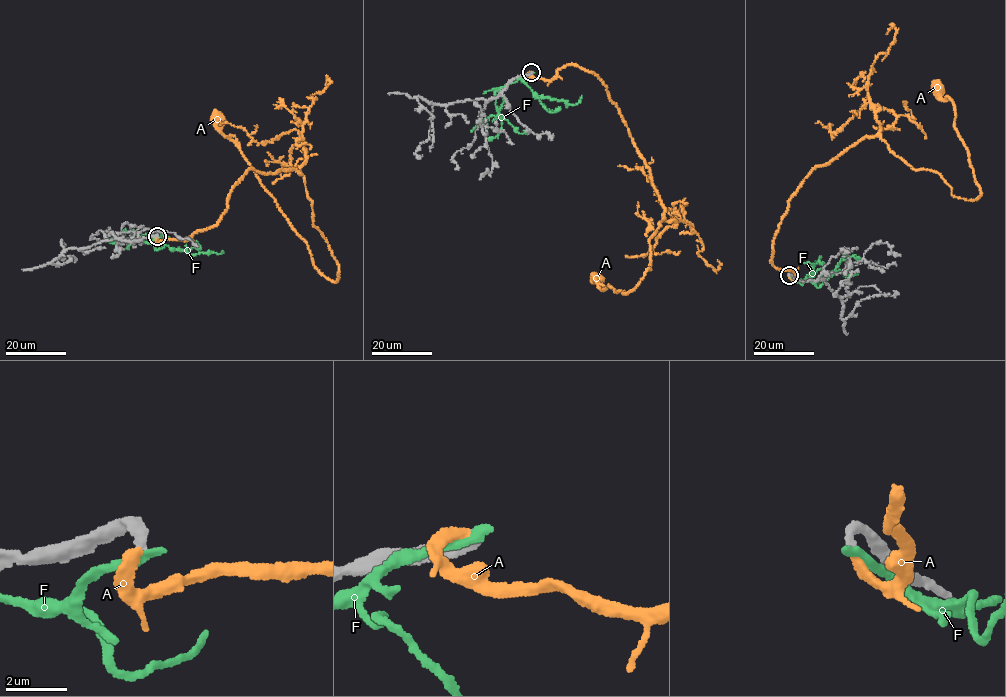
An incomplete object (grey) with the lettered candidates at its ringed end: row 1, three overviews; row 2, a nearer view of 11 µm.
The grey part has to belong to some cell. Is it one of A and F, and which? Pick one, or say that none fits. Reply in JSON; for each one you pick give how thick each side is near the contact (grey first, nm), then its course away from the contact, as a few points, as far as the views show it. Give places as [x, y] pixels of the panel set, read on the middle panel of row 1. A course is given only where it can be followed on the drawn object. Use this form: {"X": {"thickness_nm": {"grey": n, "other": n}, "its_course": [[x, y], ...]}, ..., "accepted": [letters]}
{"A": {"thickness_nm": {"grey": 360, "other": 320}, "its_course": [[531, 72], [552, 79], [575, 64], [600, 79], [664, 209], [632, 289], [595, 279]]}, "accepted": ["A"]}

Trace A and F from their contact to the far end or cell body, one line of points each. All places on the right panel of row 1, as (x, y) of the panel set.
A: (789, 275), (770, 261), (788, 202), (863, 138), (879, 134), (952, 195), (977, 199), (953, 103), (939, 90)
F: (789, 275), (799, 281), (808, 280), (817, 287), (834, 273), (842, 257), (847, 255), (843, 254)

